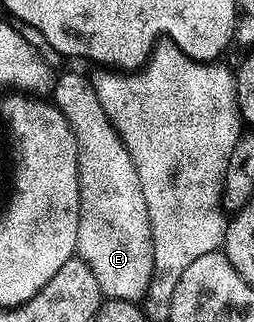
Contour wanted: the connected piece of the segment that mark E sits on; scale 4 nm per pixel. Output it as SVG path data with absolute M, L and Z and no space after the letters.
M66 72L63 76L61 73L54 82L52 102L64 114L64 118L69 122L78 143L78 177L80 178L80 202L82 203L82 209L80 210L80 226L78 227L77 259L87 264L92 270L92 274L96 274L96 282L100 282L100 290L106 300L141 301L152 282L152 254L154 253L154 247L152 246L152 234L150 233L150 223L148 222L148 206L144 206L144 190L140 190L140 178L136 178L136 166L132 162L124 142L119 138L118 131L114 129L113 122L108 118L108 114L104 114L104 106L100 106L98 101L98 91L96 91L89 79L85 80L78 72Z

